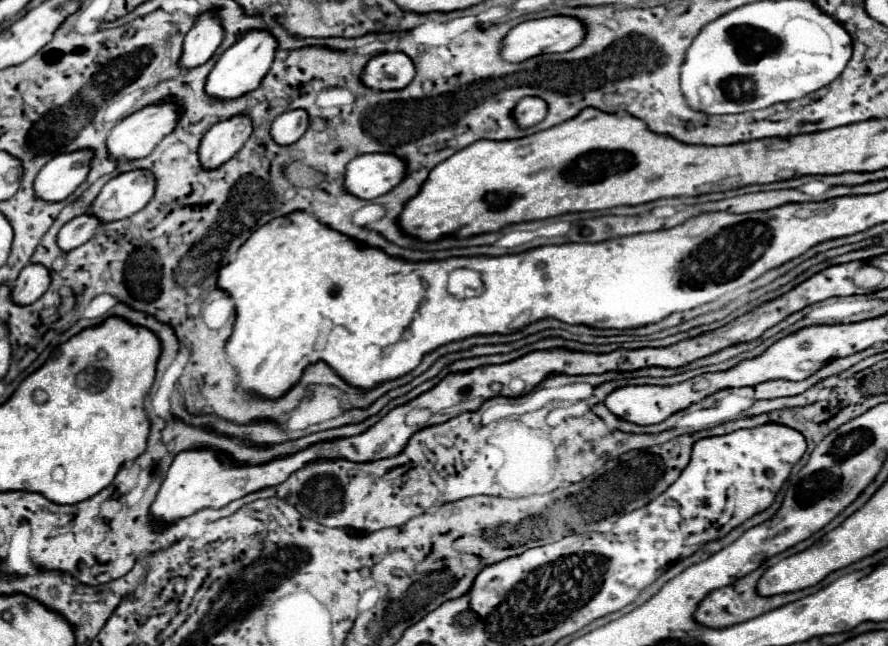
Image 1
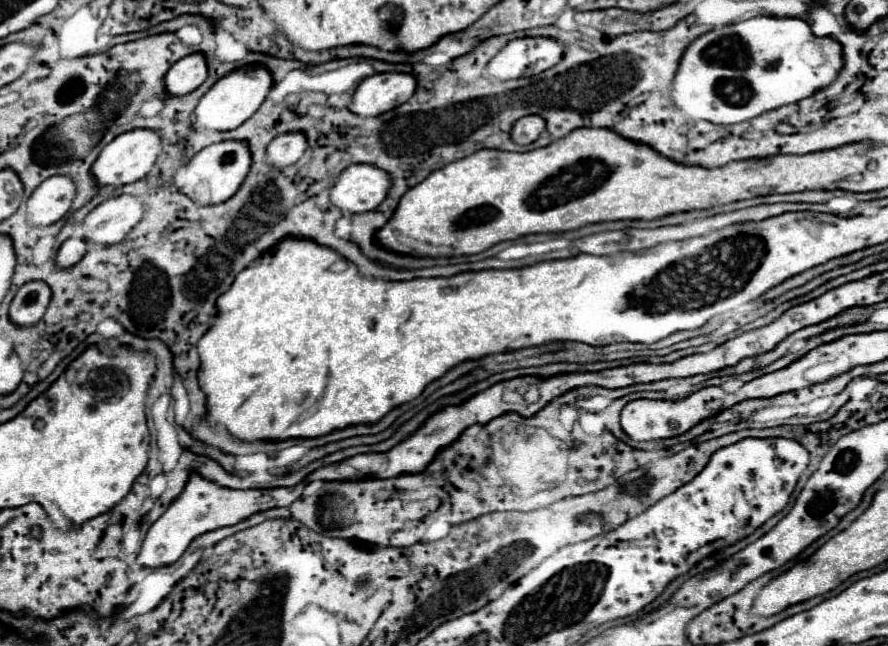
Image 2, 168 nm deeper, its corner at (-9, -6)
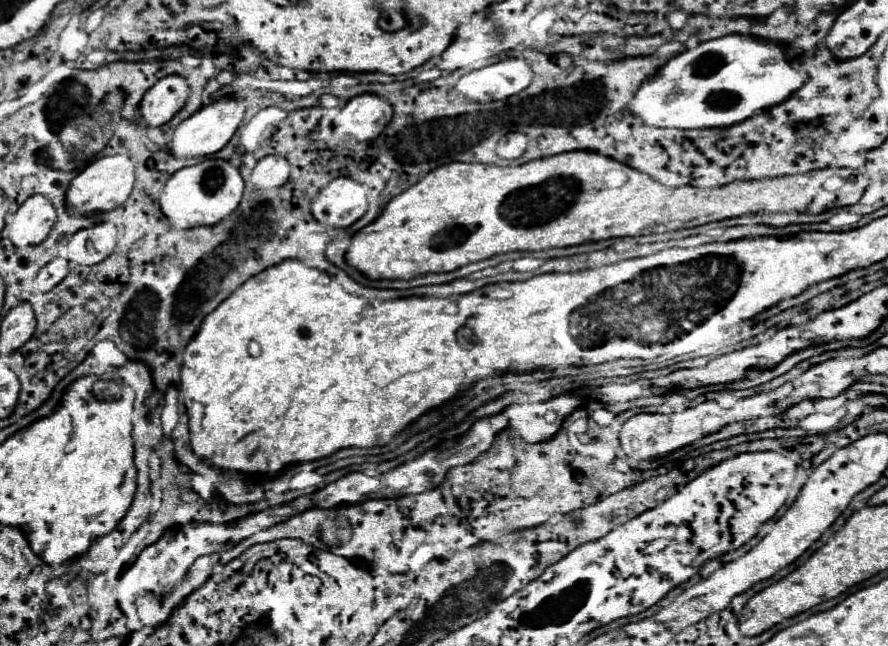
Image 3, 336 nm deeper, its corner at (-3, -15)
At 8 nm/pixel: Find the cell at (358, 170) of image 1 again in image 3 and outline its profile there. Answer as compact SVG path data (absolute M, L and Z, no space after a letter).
M348 175L334 177L314 199L312 213L320 223L350 227L368 211L366 187Z

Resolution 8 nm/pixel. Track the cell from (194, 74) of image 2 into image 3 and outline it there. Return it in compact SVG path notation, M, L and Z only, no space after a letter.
M166 75L154 83L142 99L142 117L150 125L168 123L188 101L188 85L180 75Z

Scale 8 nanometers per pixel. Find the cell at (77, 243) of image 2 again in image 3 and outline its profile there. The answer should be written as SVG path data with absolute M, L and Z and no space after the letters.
M60 257L52 259L52 261L50 261L48 265L44 265L44 267L38 271L38 275L36 275L36 285L38 285L38 289L40 289L40 291L50 291L50 289L54 289L54 287L68 275L68 271L70 271L70 265L68 265L66 259L60 259Z

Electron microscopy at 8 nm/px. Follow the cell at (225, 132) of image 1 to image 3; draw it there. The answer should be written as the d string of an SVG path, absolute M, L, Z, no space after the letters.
M204 159L198 165L182 167L166 181L160 207L174 227L192 225L214 225L230 215L244 197L244 179L240 169L226 159Z

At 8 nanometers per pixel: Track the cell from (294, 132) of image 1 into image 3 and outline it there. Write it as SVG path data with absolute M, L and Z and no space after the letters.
M268 155L254 165L250 181L254 183L256 189L270 189L284 185L288 177L290 177L290 163L280 155Z

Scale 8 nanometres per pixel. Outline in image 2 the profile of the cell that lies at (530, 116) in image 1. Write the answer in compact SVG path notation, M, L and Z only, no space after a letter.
M524 116L512 128L512 140L516 144L530 144L546 130L546 122L540 116Z

